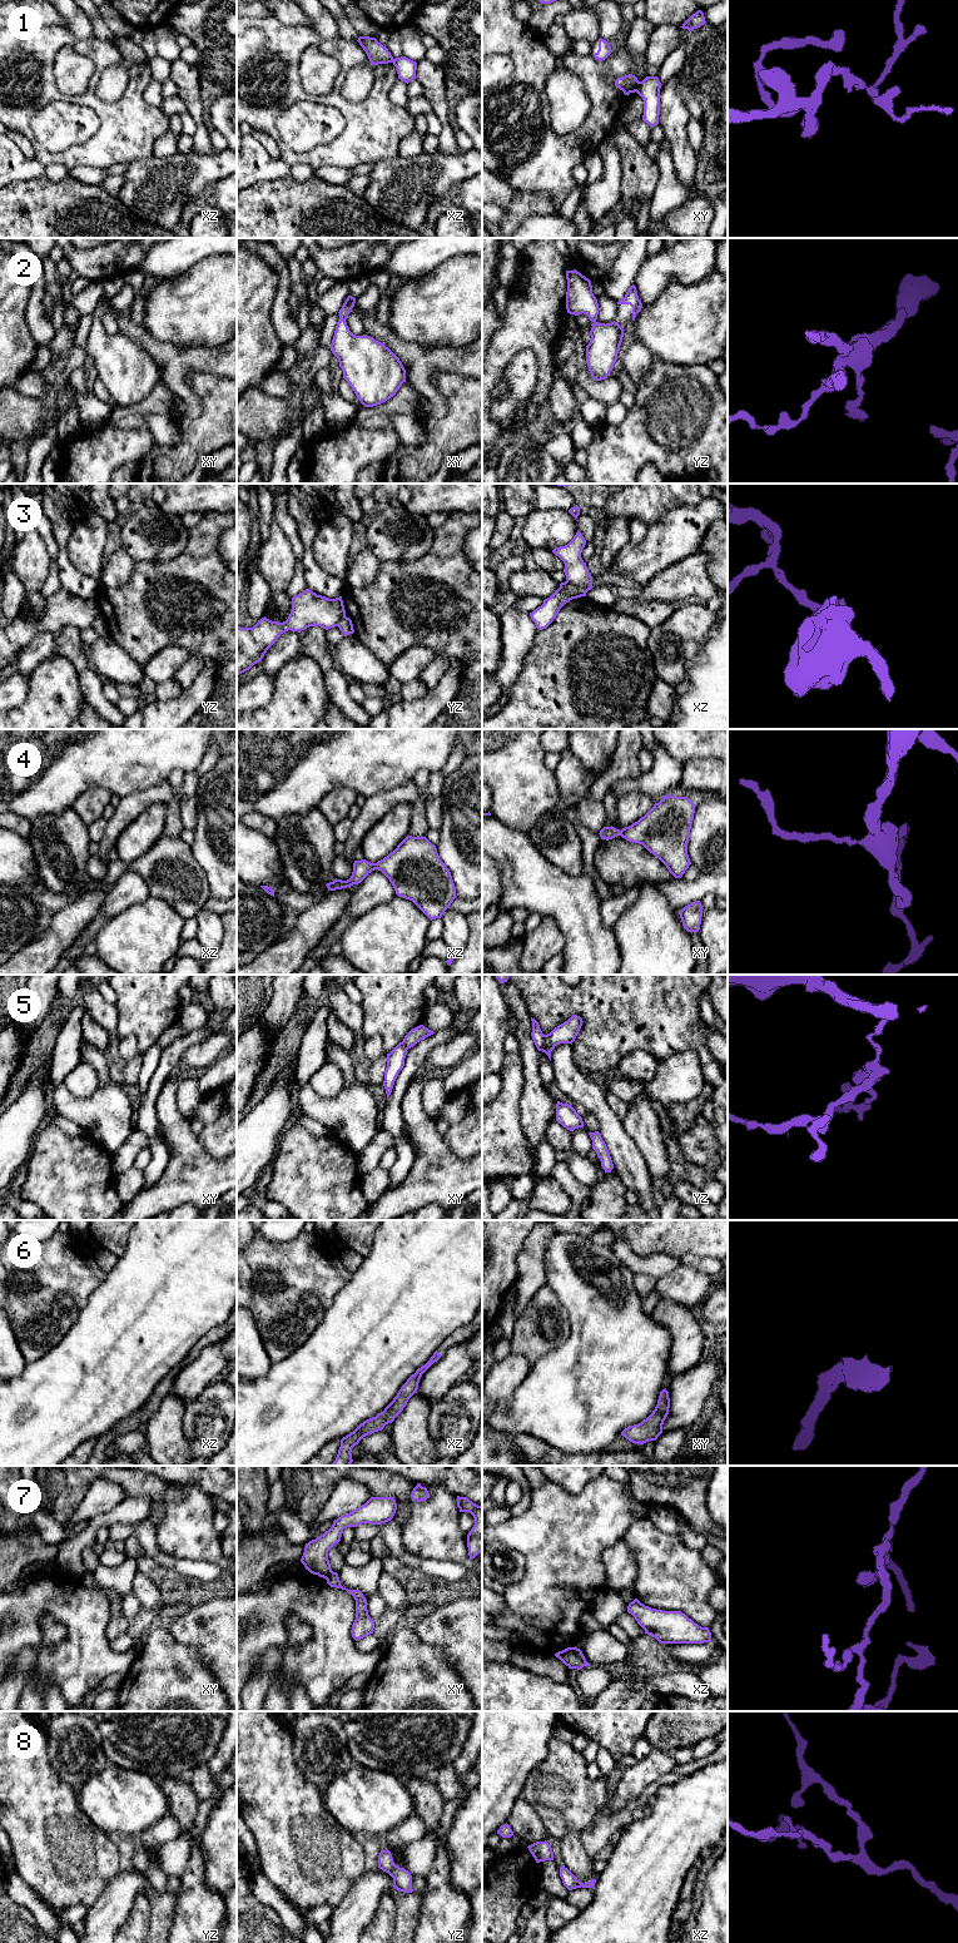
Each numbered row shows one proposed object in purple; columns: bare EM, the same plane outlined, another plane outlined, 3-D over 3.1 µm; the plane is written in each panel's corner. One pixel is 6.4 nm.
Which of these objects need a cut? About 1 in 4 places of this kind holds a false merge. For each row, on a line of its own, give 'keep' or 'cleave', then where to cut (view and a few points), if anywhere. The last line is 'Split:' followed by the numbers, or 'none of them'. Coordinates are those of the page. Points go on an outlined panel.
1: cleave; cut xy (640, 82), (635, 90)
2: keep; cut none
3: cleave; cut xz (566, 580), (586, 591)
4: keep; cut none
5: cleave; cut yz (544, 1035), (544, 1042), (551, 1050)
6: keep; cut none
7: keep; cut none
8: keep; cut none
Split: 1, 3, 5

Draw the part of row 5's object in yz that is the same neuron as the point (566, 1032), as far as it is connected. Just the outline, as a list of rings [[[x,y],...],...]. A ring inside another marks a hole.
[[[572,1015],[567,1021],[555,1027],[550,1034],[545,1035],[545,1044],[549,1050],[554,1050],[560,1044],[571,1044],[575,1041],[581,1026],[582,1018]]]

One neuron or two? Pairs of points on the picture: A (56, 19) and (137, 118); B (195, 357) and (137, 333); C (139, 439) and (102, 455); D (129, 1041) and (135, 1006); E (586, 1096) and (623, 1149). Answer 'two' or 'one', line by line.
A: two
B: one
C: one
D: two
E: one

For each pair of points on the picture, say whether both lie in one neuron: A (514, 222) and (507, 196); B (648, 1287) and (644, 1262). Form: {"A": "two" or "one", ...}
{"A": "two", "B": "two"}

